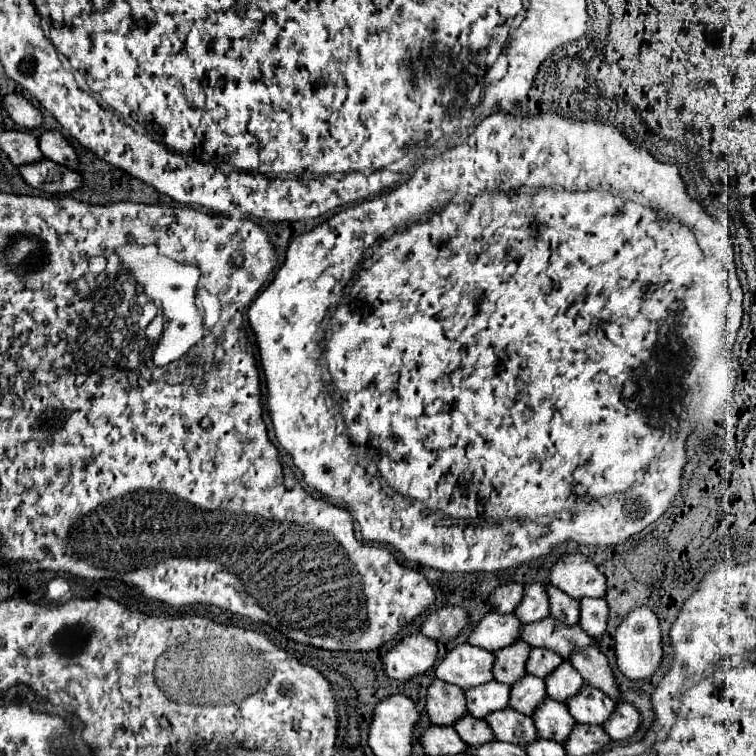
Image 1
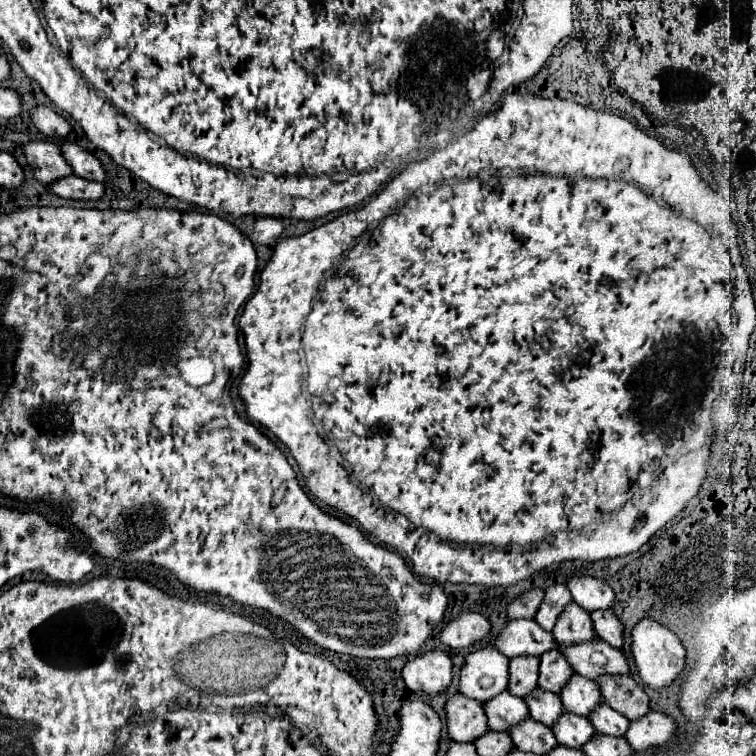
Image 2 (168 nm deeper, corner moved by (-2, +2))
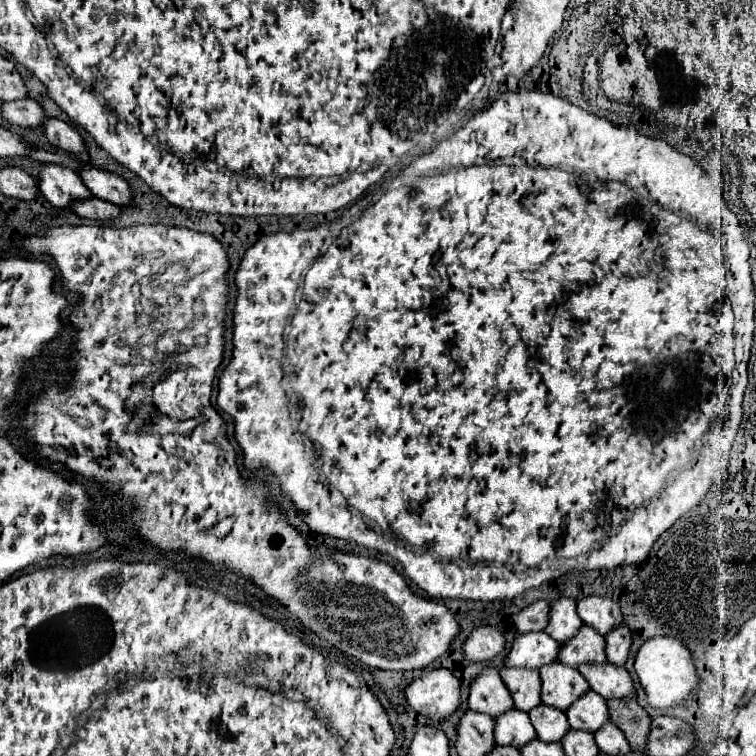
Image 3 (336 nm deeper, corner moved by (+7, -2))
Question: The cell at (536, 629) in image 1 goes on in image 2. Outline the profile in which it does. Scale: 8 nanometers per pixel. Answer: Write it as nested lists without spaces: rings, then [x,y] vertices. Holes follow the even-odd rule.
[[[595,638],[581,644],[555,644],[555,648],[571,662],[571,668],[577,674],[587,678],[595,678],[599,674],[627,674],[629,666],[623,658],[621,650],[613,648],[611,644]]]

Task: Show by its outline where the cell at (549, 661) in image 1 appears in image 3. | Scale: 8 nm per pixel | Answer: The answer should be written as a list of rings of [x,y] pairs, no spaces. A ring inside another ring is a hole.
[[[560,662],[548,664],[546,668],[540,668],[540,676],[542,676],[542,704],[558,708],[562,712],[566,712],[580,696],[584,696],[590,690],[590,684],[586,682],[586,678],[576,668],[566,668]]]

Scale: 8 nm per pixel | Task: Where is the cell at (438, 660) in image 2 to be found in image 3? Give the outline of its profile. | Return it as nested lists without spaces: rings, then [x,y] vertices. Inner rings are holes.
[[[426,668],[408,684],[406,700],[430,720],[450,718],[460,706],[460,680],[446,668]]]

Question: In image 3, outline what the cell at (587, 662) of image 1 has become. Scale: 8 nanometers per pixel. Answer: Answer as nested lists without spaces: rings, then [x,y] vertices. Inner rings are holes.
[[[612,700],[608,704],[610,704],[612,722],[624,732],[632,750],[646,754],[646,740],[652,722],[646,710],[638,706],[636,700]]]

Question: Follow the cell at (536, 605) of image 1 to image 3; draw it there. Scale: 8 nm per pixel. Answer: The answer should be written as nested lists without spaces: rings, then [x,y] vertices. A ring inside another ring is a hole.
[[[560,598],[560,600],[552,602],[550,624],[546,628],[546,634],[564,644],[566,640],[572,640],[578,634],[582,624],[584,622],[580,620],[580,616],[576,612],[576,600]]]

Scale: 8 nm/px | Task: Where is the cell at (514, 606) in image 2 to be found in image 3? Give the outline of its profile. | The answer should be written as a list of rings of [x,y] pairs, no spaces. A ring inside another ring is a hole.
[[[538,600],[534,604],[530,604],[528,608],[524,608],[522,612],[518,612],[512,622],[514,628],[518,632],[544,632],[550,620],[550,602],[546,600]]]

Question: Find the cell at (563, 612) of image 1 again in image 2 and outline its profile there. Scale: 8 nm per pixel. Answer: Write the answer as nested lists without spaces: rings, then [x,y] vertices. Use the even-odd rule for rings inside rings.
[[[575,602],[567,604],[565,612],[559,616],[555,628],[553,628],[553,638],[559,644],[577,644],[595,638],[593,632],[593,622],[587,610],[579,608]]]

